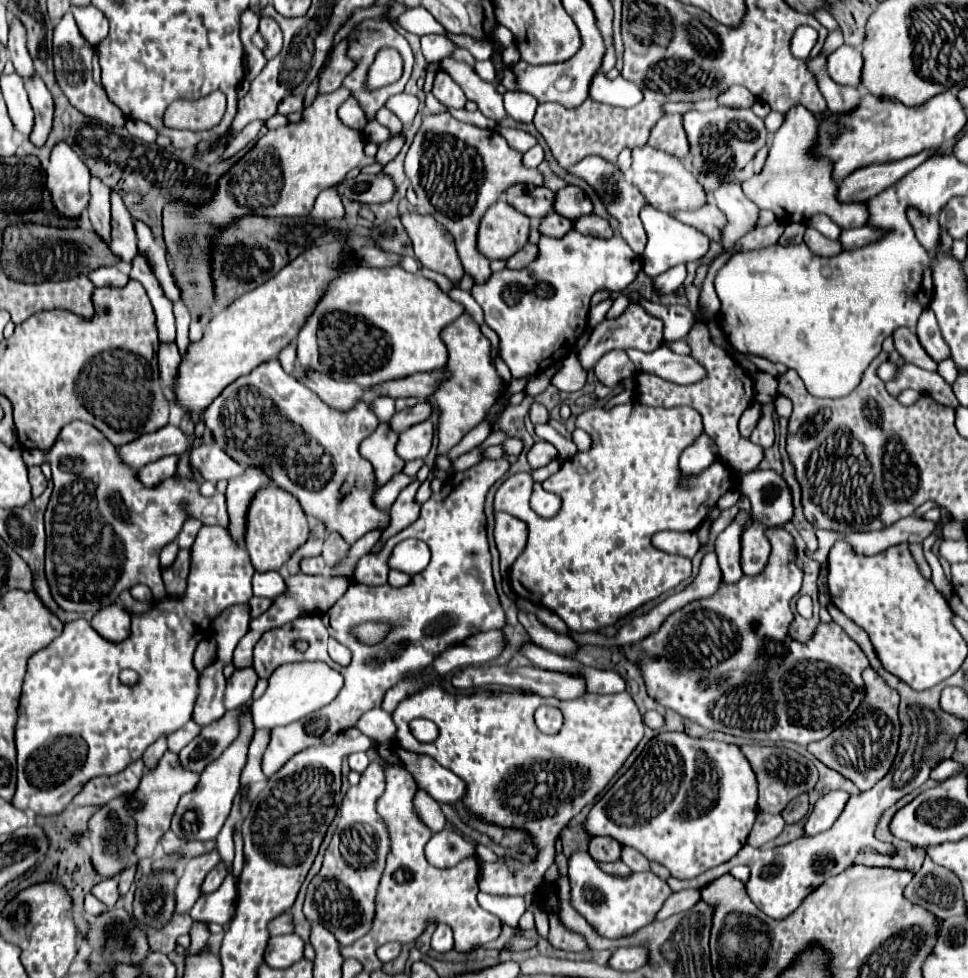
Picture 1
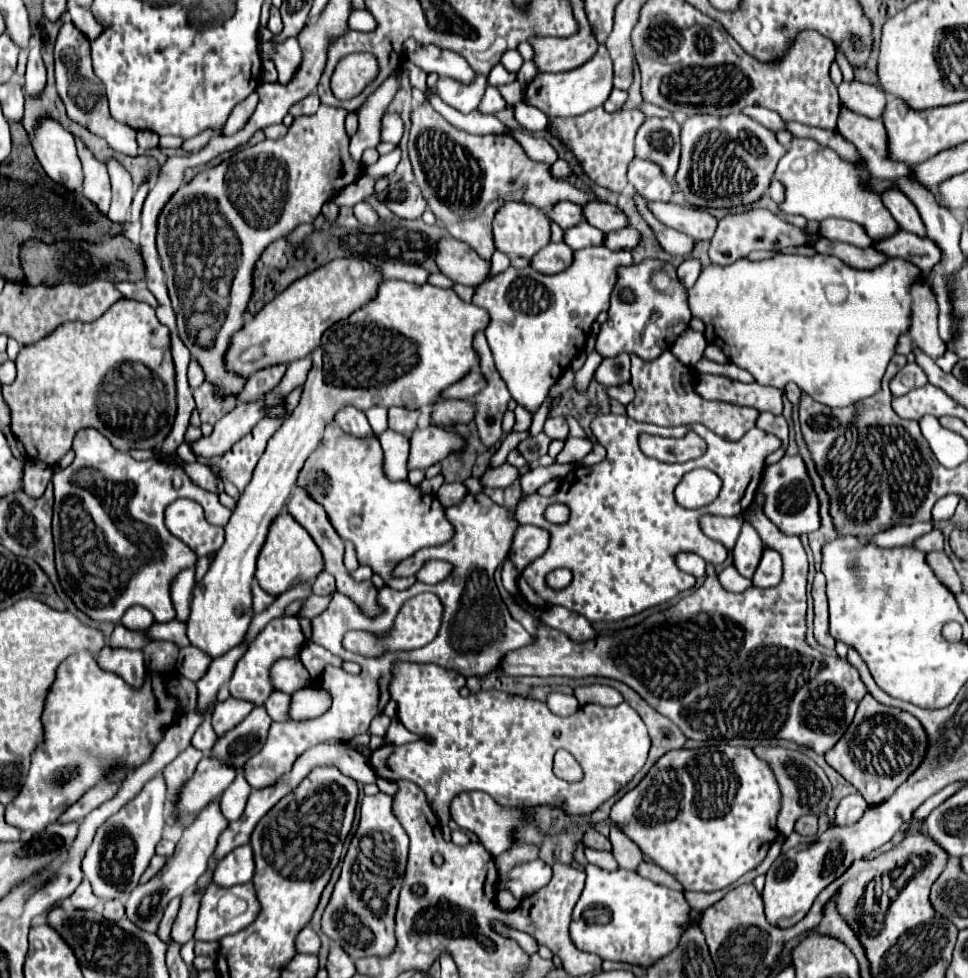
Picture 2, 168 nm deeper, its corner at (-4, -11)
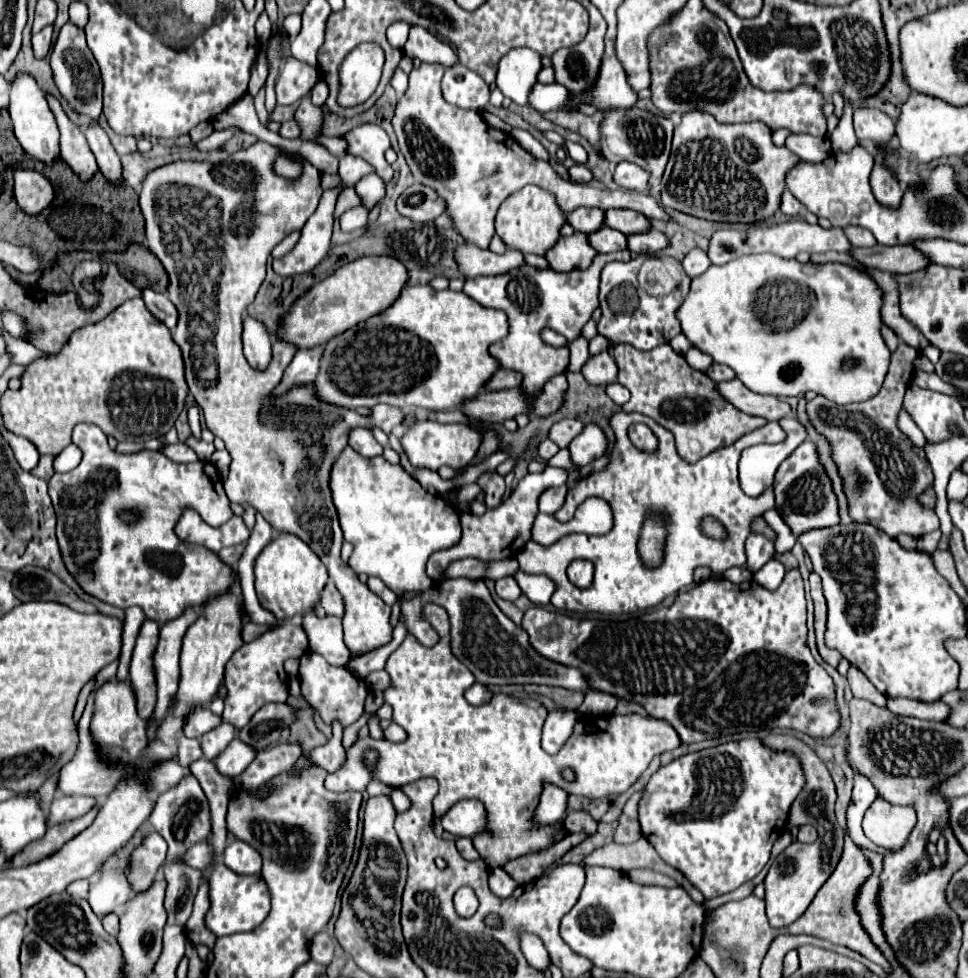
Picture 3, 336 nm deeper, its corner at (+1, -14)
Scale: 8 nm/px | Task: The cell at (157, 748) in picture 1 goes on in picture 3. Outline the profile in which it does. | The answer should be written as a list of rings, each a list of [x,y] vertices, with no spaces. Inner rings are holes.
[[[140,833],[134,839],[130,839],[130,843],[110,859],[112,865],[102,871],[100,881],[94,887],[90,887],[88,903],[98,917],[112,913],[116,907],[120,907],[132,897],[130,885],[126,881],[126,869],[128,869],[132,849],[140,845],[142,839],[144,837]]]

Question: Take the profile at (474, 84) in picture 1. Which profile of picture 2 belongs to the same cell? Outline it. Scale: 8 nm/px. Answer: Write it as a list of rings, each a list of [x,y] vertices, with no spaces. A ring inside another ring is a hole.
[[[425,46],[417,48],[415,54],[409,56],[409,60],[423,68],[427,74],[435,72],[437,76],[449,76],[461,84],[471,84],[475,78],[475,72],[471,70],[469,64],[465,64],[465,58],[451,52],[451,50],[441,50],[437,46]]]

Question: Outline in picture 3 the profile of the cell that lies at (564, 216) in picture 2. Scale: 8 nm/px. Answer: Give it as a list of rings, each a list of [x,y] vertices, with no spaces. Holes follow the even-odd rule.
[[[580,207],[572,213],[566,215],[568,223],[582,233],[590,233],[590,231],[598,231],[600,227],[604,227],[604,209],[590,209],[590,207]]]

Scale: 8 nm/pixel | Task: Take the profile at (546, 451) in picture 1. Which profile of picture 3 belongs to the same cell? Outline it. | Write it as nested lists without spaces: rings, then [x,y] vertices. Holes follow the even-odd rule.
[[[592,423],[584,427],[584,431],[570,443],[568,449],[572,453],[572,461],[584,467],[608,451],[608,439],[604,431]]]

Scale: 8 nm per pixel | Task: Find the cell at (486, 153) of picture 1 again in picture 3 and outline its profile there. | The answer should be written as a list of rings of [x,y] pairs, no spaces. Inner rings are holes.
[[[422,63],[420,67],[414,67],[412,73],[408,75],[408,89],[406,93],[398,99],[396,105],[396,113],[392,119],[392,127],[394,133],[398,137],[400,143],[400,151],[406,157],[406,163],[410,165],[414,177],[418,183],[430,185],[432,189],[436,189],[436,193],[448,203],[448,215],[454,219],[454,227],[460,231],[460,235],[478,245],[478,247],[488,247],[492,235],[494,235],[494,217],[496,217],[496,209],[502,205],[502,201],[512,195],[514,191],[536,183],[542,189],[548,189],[556,195],[558,205],[562,207],[564,213],[570,213],[578,207],[600,207],[600,209],[634,209],[644,213],[650,219],[662,219],[668,221],[668,215],[664,213],[664,209],[650,197],[638,191],[610,191],[610,189],[596,189],[592,185],[580,185],[568,179],[562,179],[546,161],[540,161],[536,157],[532,157],[526,149],[522,149],[512,135],[498,131],[494,127],[490,127],[480,111],[468,111],[468,109],[458,109],[450,103],[444,101],[442,91],[440,91],[440,79],[444,75],[444,67],[440,67],[438,63]]]

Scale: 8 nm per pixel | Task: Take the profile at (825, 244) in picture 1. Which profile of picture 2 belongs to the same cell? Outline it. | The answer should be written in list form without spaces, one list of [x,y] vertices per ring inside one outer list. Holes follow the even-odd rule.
[[[819,238],[815,244],[811,244],[819,254],[829,254],[829,256],[837,256],[841,262],[849,264],[851,268],[875,268],[879,264],[883,264],[887,260],[887,256],[883,256],[881,252],[877,252],[875,248],[855,248],[851,244],[843,244],[843,242],[831,242],[827,238]]]

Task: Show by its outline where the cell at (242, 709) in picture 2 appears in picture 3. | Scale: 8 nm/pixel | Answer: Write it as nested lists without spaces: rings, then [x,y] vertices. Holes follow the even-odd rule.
[[[222,723],[220,727],[216,727],[214,731],[206,733],[200,737],[200,747],[202,747],[202,755],[206,761],[214,761],[224,749],[226,745],[236,737],[236,729],[228,723]]]

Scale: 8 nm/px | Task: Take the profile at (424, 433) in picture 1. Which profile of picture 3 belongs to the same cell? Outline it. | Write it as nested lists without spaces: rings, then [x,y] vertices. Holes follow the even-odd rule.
[[[416,421],[402,437],[402,447],[414,467],[428,467],[432,471],[438,471],[438,467],[448,465],[452,469],[466,467],[478,447],[480,447],[480,433],[468,425],[462,423],[436,423],[436,421]]]

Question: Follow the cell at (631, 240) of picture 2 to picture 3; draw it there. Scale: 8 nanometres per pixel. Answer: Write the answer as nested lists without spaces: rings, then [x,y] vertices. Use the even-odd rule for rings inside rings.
[[[648,229],[644,233],[638,233],[638,235],[630,235],[628,237],[628,249],[632,253],[646,253],[646,255],[654,255],[662,249],[666,249],[670,245],[670,239],[656,231],[656,229]]]

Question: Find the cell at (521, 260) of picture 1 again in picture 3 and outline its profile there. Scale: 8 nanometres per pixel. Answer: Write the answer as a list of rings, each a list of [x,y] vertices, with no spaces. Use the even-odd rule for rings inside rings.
[[[574,233],[572,237],[560,237],[558,243],[546,253],[550,267],[554,271],[572,271],[584,269],[596,257],[596,249],[588,243],[586,233]]]

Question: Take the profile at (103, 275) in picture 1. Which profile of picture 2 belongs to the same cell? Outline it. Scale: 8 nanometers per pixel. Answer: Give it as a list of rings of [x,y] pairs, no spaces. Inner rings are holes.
[[[117,282],[117,290],[125,296],[125,298],[131,298],[131,300],[139,300],[139,302],[147,302],[149,306],[157,306],[157,300],[155,296],[147,290],[145,284],[133,284],[133,282]]]

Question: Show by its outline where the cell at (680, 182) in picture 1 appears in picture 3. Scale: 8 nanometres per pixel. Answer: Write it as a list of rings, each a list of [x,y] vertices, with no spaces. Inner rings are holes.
[[[622,161],[622,163],[616,165],[614,181],[620,187],[624,187],[624,189],[644,191],[648,187],[648,173],[642,167],[638,167],[638,165],[632,165],[628,161]]]

